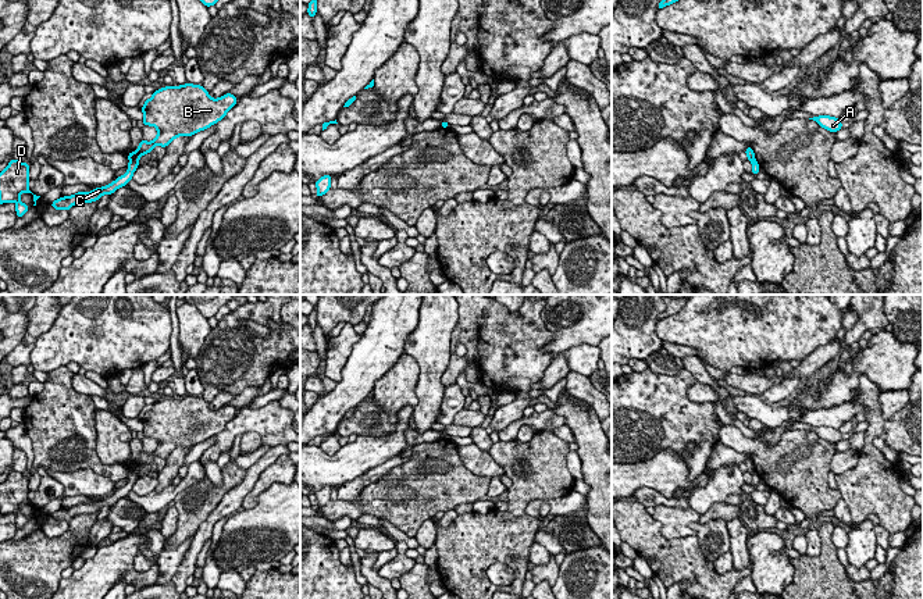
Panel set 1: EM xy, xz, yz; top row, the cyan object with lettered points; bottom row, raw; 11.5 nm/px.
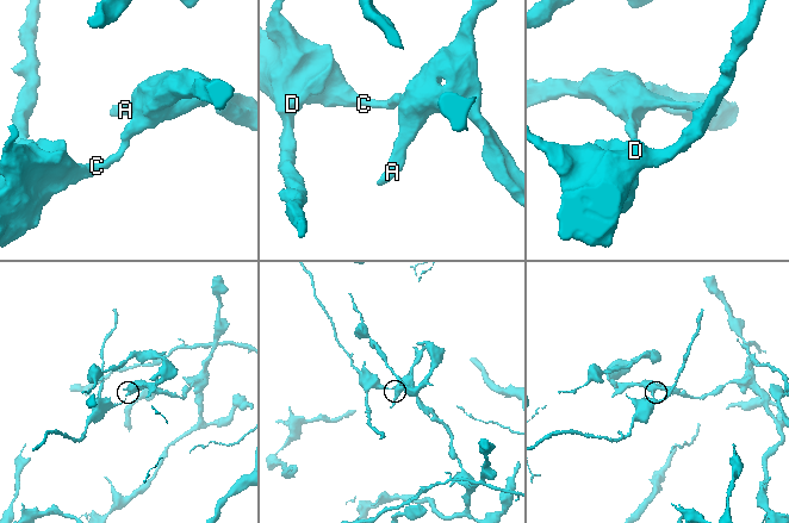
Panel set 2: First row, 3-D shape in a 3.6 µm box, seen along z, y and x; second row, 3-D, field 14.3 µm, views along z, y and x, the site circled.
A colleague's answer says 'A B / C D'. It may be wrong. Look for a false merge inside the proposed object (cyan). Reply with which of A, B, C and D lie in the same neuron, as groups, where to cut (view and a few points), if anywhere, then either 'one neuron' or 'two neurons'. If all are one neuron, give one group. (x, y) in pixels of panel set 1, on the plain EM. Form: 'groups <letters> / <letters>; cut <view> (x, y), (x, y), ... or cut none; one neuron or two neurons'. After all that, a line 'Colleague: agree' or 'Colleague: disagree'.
groups A B / C D; cut xy (136, 471), (129, 473); two neurons
Colleague: agree

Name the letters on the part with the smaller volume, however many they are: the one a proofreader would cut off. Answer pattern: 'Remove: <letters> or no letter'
Remove: C, D

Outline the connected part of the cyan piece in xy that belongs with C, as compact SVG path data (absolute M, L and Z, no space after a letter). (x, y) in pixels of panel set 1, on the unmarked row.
M129 473L128 482L125 486L115 489L113 495L108 495L103 499L96 499L92 503L78 503L76 506L54 511L51 516L56 521L67 521L76 516L76 514L92 514L99 511L103 506L113 506L118 499L128 496L132 491L135 481L139 478L139 473Z

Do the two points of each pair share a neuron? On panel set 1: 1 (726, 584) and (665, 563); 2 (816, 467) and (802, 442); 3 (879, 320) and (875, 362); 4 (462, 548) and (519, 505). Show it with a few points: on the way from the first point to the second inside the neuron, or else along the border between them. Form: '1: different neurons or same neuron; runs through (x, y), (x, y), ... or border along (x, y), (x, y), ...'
1: same neuron; runs through (711, 584), (702, 583), (680, 563)
2: same neuron; runs through (811, 462), (802, 453), (802, 448)
3: different neurons; border along (884, 328), (873, 332)
4: different neurons; border along (508, 510), (513, 514), (524, 514)

